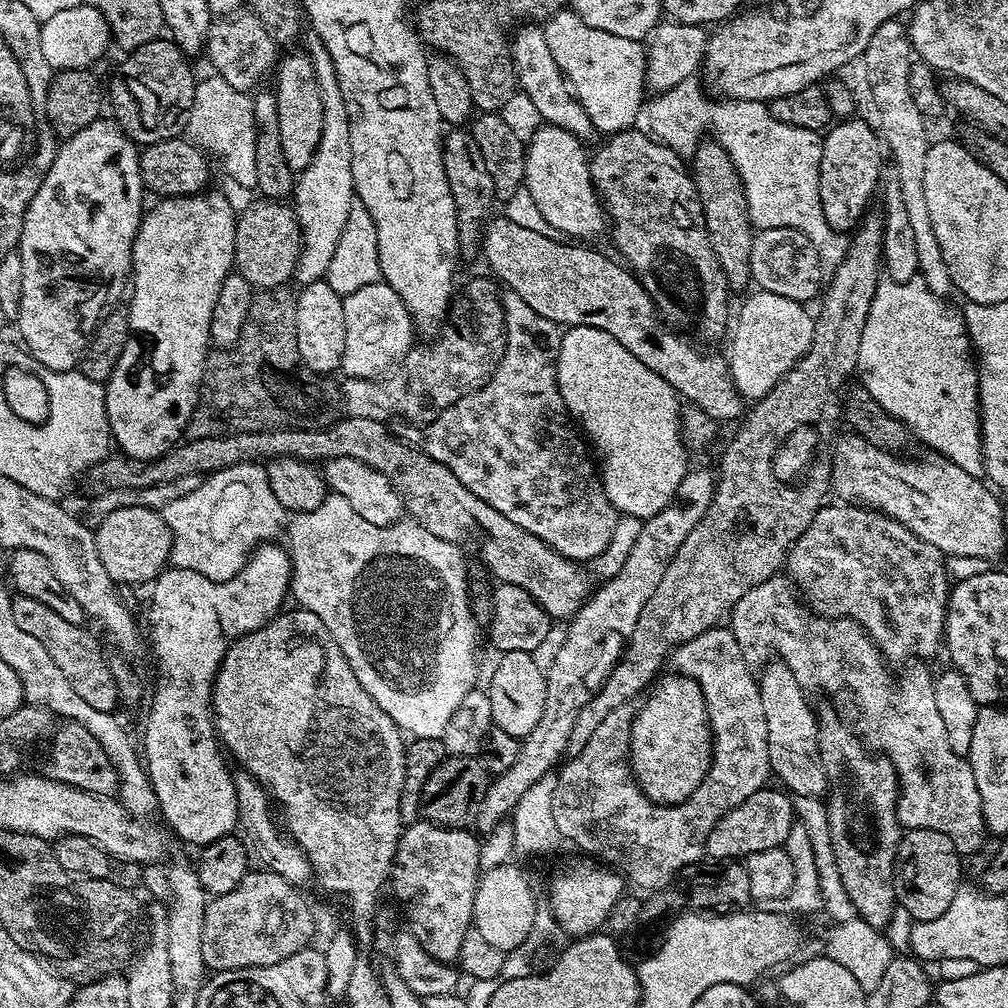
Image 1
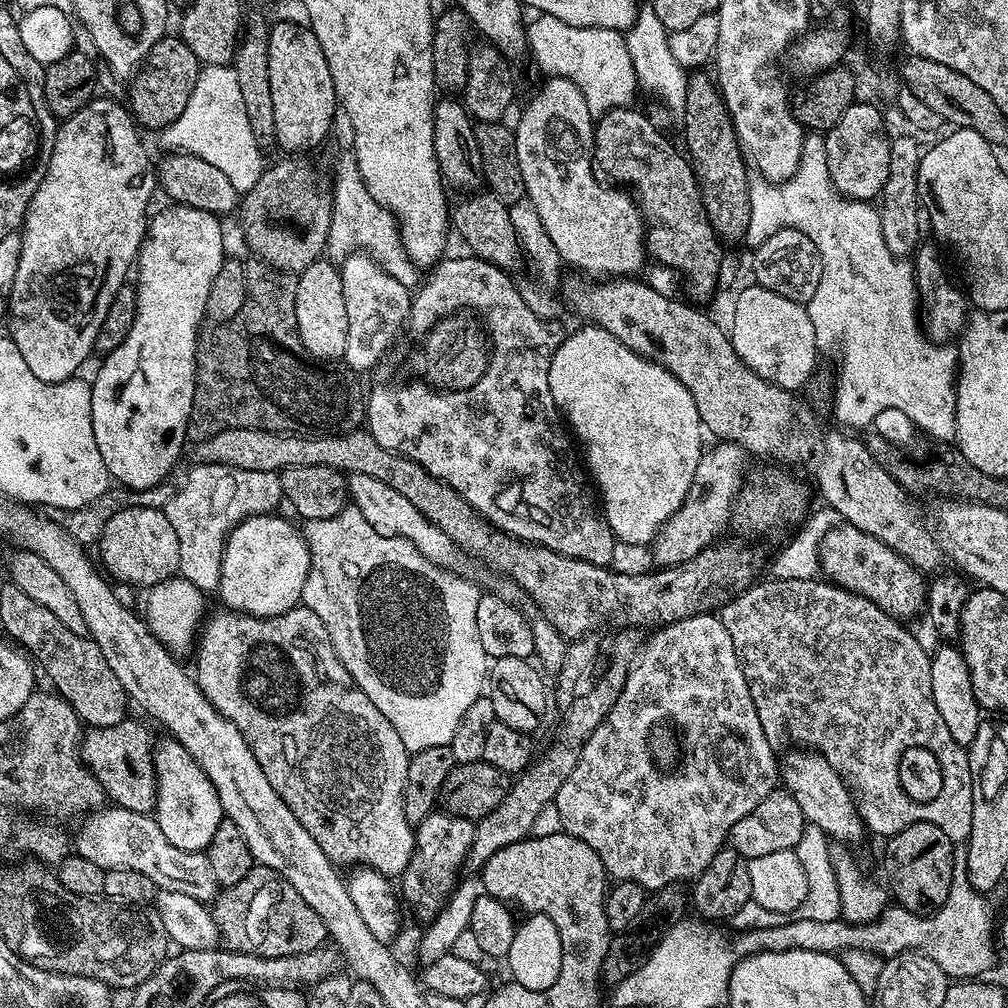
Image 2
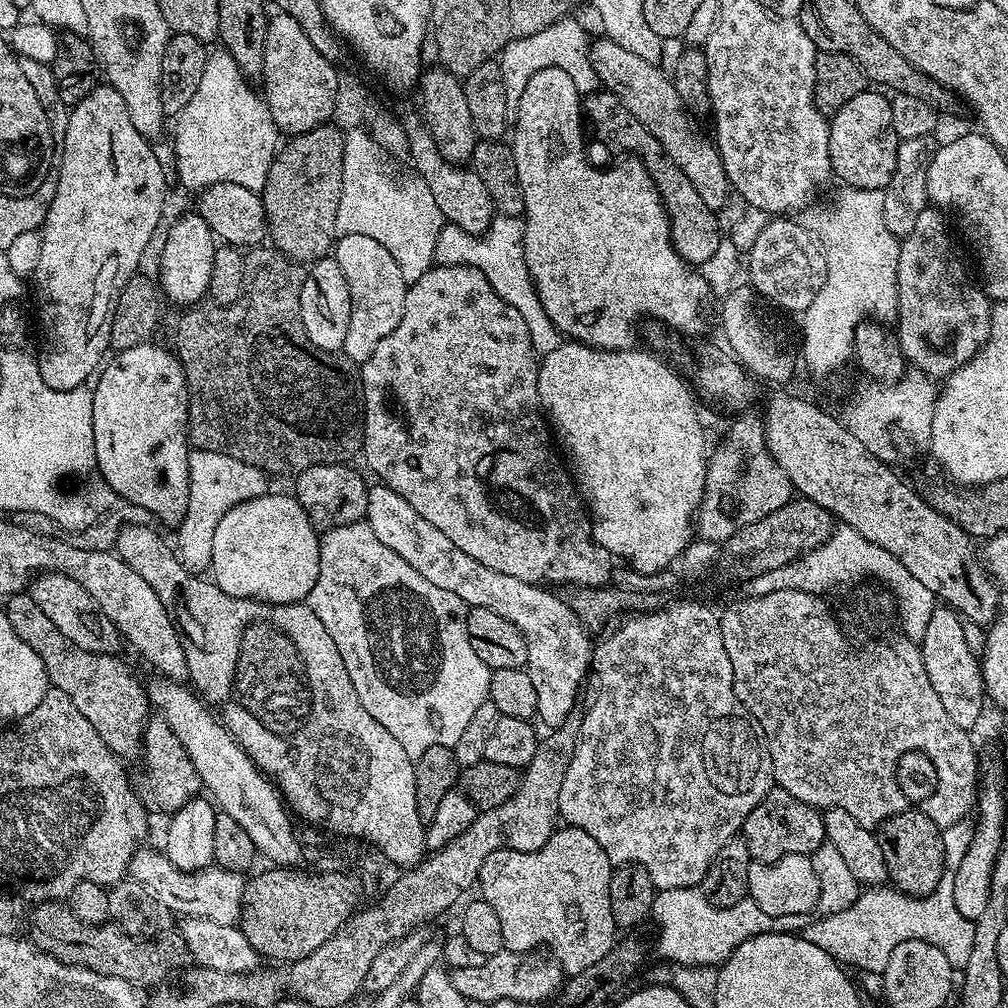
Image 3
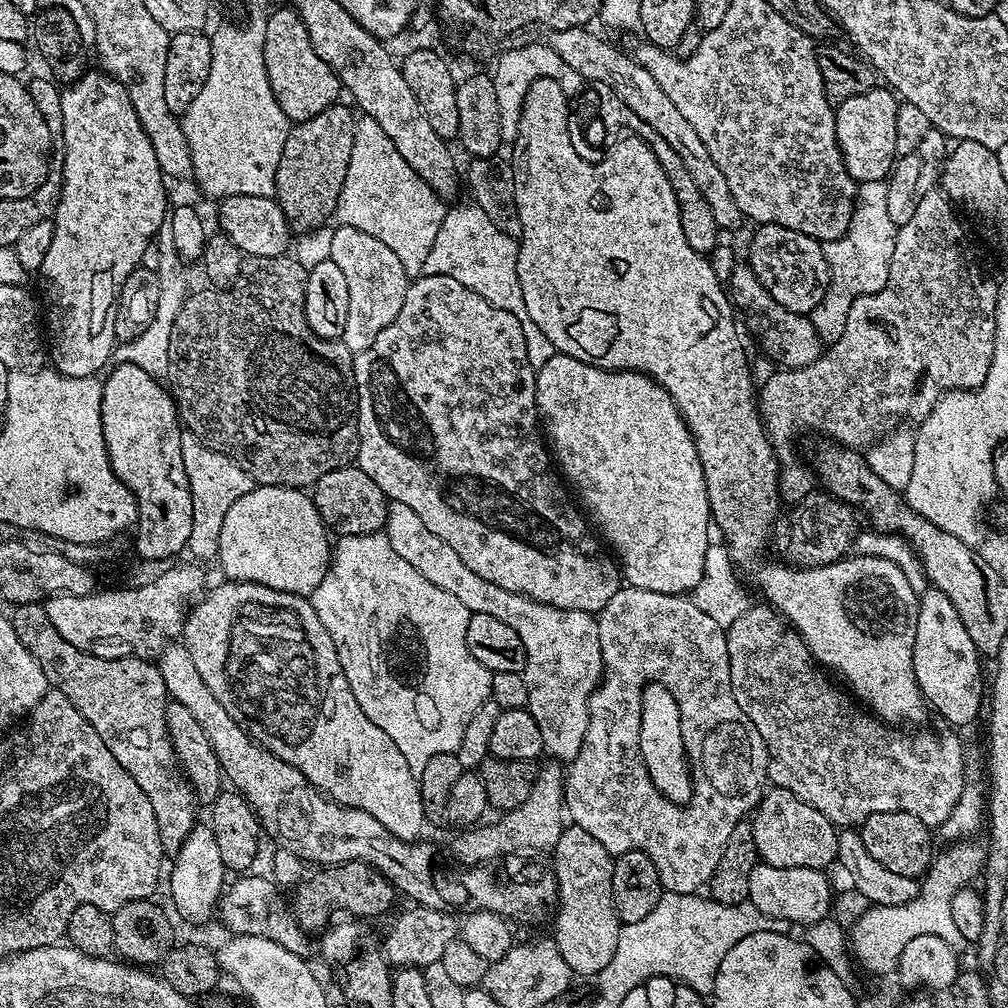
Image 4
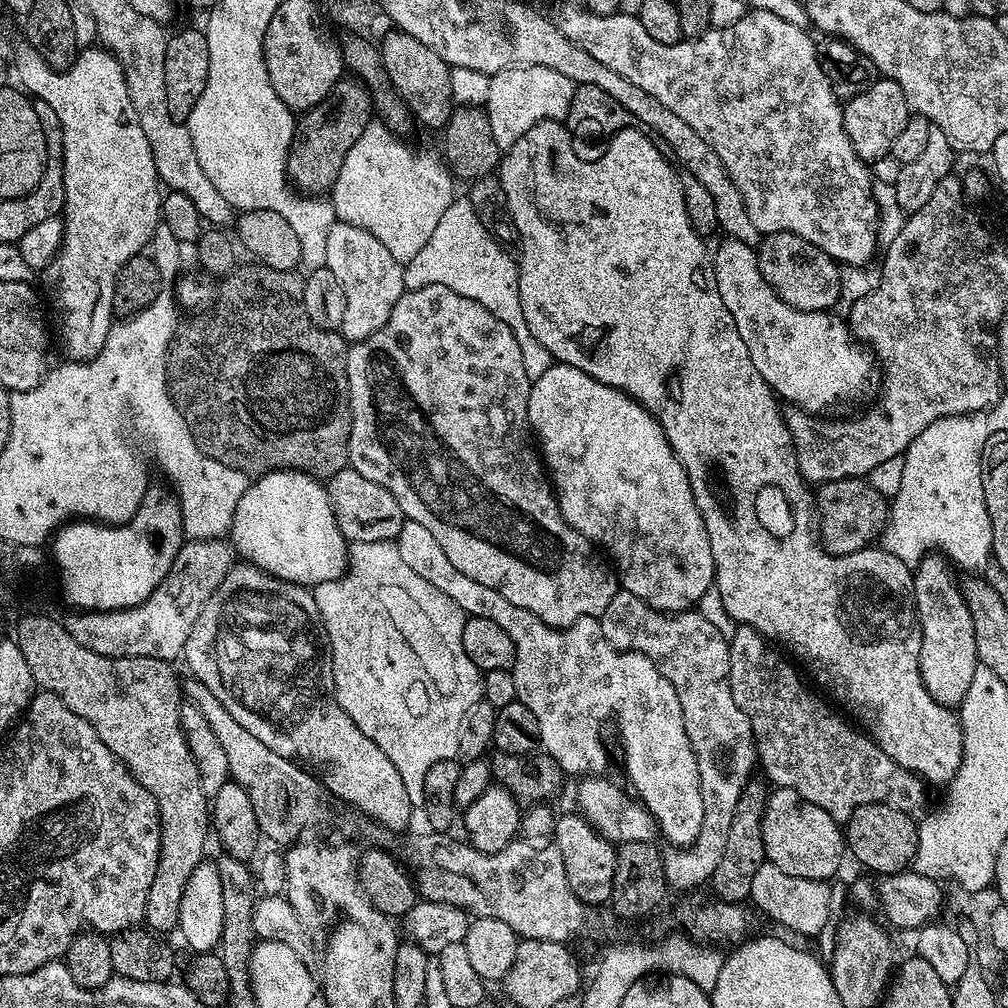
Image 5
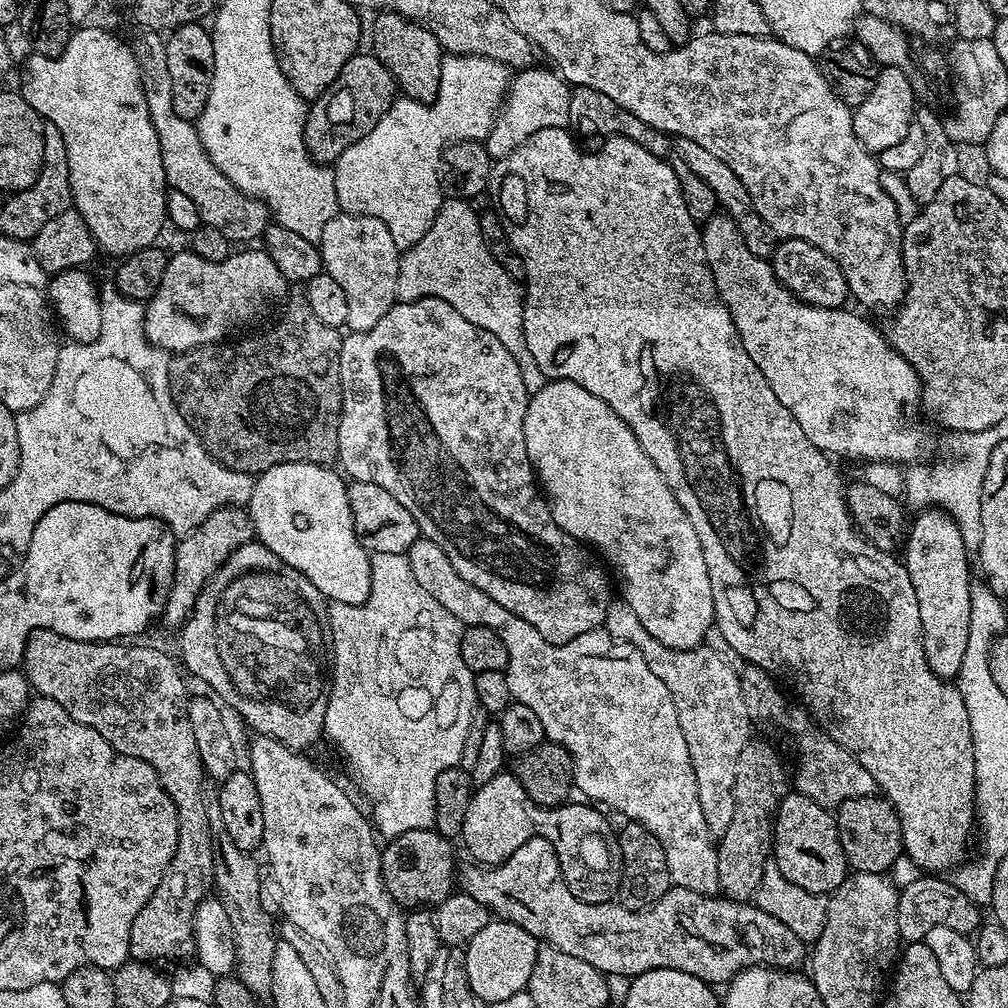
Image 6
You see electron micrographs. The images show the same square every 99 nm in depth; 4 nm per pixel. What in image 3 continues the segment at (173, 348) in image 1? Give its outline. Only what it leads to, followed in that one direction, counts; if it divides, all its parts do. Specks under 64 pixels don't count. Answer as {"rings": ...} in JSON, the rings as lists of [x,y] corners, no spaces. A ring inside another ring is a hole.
{"rings":[[[198,214],[180,216],[168,228],[164,249],[160,252],[160,276],[158,287],[165,297],[168,296],[179,306],[192,306],[203,301],[208,295],[210,270],[214,266],[214,254],[218,241],[212,235],[210,226]],[[149,342],[139,344],[133,348],[119,349],[119,351],[115,353],[116,357],[113,355],[111,359],[99,369],[98,375],[94,380],[96,388],[93,387],[91,389],[94,450],[96,451],[96,465],[102,474],[102,478],[106,478],[106,482],[111,486],[113,493],[115,493],[121,501],[145,508],[149,517],[155,518],[155,516],[157,516],[164,524],[178,526],[183,522],[184,516],[188,512],[188,495],[190,494],[190,486],[188,485],[188,453],[190,451],[188,442],[188,387],[186,386],[184,371],[180,365],[180,359],[177,358],[175,351],[168,349],[167,352],[162,345],[156,343],[157,342]]]}

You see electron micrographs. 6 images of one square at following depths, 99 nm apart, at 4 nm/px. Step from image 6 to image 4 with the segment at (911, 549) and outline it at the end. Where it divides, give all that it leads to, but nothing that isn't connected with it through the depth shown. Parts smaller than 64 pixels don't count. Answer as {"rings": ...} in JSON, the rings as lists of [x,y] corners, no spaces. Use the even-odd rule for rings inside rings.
{"rings":[[[931,586],[919,593],[918,626],[914,630],[914,678],[932,708],[948,724],[968,724],[986,704],[986,676],[980,673],[982,657],[962,626],[954,602]],[[925,591],[925,592],[924,592]]]}

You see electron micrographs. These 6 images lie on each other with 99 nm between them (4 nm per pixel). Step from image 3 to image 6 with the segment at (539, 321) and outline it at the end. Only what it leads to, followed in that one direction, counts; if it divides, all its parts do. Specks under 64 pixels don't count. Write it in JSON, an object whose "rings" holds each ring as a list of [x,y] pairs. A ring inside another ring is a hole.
{"rings":[[[445,199],[440,205],[430,230],[426,230],[426,234],[422,234],[422,238],[418,238],[418,242],[414,242],[412,248],[403,249],[398,266],[396,299],[397,301],[417,300],[427,296],[442,298],[442,302],[450,302],[450,306],[454,306],[454,310],[458,310],[458,314],[462,314],[462,318],[470,318],[470,322],[474,322],[474,326],[478,326],[482,330],[490,330],[490,334],[494,334],[498,338],[498,342],[502,342],[502,346],[506,346],[506,350],[510,350],[510,354],[514,354],[514,358],[522,370],[522,382],[526,382],[526,390],[531,394],[542,390],[546,381],[542,370],[538,370],[538,362],[534,362],[534,357],[530,355],[530,346],[526,346],[522,288],[510,274],[506,274],[506,270],[494,258],[494,254],[490,254],[489,244],[484,240],[480,229],[480,217],[477,209],[472,209],[472,206],[467,200]]]}

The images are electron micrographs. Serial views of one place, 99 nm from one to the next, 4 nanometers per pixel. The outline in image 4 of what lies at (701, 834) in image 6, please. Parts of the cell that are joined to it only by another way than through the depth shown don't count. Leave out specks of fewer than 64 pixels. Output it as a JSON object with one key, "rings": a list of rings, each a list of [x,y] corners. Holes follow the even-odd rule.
{"rings":[[[397,500],[391,501],[388,506],[386,535],[390,546],[394,546],[394,550],[398,550],[398,554],[402,554],[402,558],[406,558],[406,562],[410,562],[410,566],[414,566],[418,574],[422,574],[422,578],[430,578],[430,582],[434,582],[434,586],[442,586],[446,594],[454,594],[454,598],[458,598],[458,602],[462,602],[462,606],[466,606],[469,613],[494,614],[494,618],[518,630],[518,638],[522,638],[522,646],[526,646],[526,666],[522,675],[526,682],[528,713],[542,730],[545,753],[557,761],[571,762],[586,738],[588,703],[592,692],[600,685],[600,677],[604,674],[602,646],[598,642],[597,617],[582,610],[555,608],[517,592],[504,590],[502,586],[494,586],[494,582],[486,582],[486,578],[478,578],[478,574],[474,574],[474,570],[470,570],[470,566],[466,566],[466,562],[462,562],[462,558],[458,558],[458,554],[454,554],[454,550],[450,550],[446,542],[442,542],[442,538],[438,538],[438,534],[432,533],[422,523],[422,518],[418,518],[418,514],[410,510],[410,506],[405,506]],[[649,683],[642,698],[640,753],[654,786],[673,804],[685,805],[692,797],[692,773],[684,755],[684,721],[678,702],[661,684]]]}

